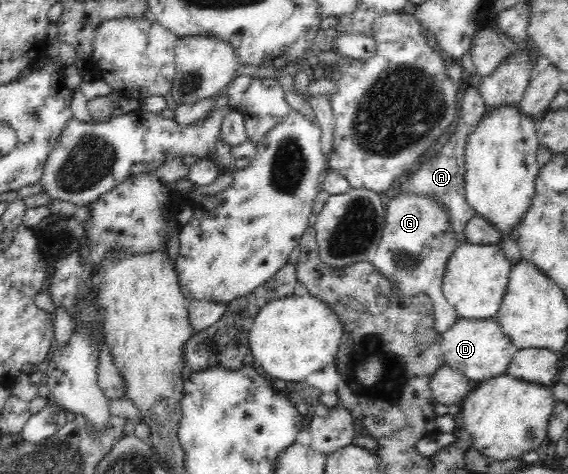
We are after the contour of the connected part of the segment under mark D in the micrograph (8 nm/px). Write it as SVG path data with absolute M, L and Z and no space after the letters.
M459 317L456 323L444 332L442 350L445 363L452 370L464 374L469 380L484 381L506 373L513 355L519 350L503 333L503 329L493 317L486 319L464 319Z

